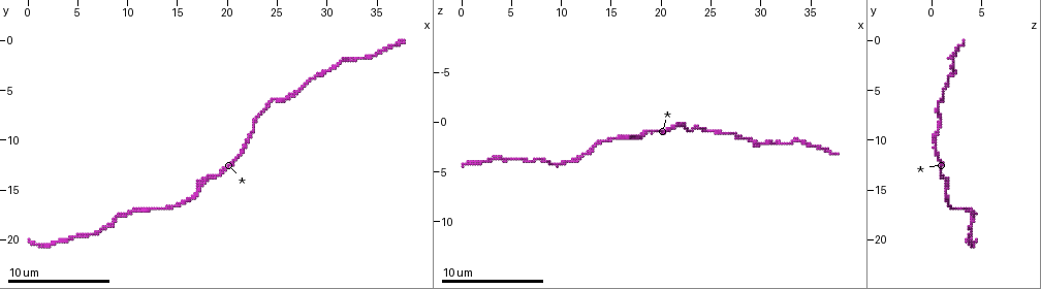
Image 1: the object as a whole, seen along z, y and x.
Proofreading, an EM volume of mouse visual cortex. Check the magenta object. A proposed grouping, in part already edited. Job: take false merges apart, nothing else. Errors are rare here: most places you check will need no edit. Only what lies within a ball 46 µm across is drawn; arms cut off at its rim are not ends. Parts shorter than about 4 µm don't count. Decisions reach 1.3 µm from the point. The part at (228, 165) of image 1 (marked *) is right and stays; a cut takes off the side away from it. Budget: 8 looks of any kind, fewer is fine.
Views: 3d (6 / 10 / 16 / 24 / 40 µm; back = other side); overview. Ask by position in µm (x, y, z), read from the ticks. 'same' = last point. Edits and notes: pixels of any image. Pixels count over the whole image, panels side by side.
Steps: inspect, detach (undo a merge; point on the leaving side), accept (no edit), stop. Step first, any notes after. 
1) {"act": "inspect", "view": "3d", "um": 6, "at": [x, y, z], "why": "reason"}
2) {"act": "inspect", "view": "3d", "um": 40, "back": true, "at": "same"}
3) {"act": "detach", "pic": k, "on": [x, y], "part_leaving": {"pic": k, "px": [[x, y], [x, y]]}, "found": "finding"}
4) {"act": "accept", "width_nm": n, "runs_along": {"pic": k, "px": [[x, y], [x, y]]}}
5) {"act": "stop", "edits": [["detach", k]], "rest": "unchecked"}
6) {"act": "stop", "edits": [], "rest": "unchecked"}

{"act": "inspect", "view": "3d", "um": 16, "at": [5.6, 19.6, 3.8], "why": "sudden change in width"}

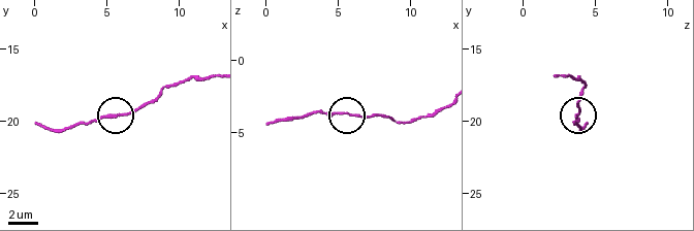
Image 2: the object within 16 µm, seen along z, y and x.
{"act": "accept", "found": "one cell here"}

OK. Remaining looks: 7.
{"act": "inspect", "view": "3d", "um": 6, "at": [30.6, 2.8, 2.2], "why": "sudden change in width"}

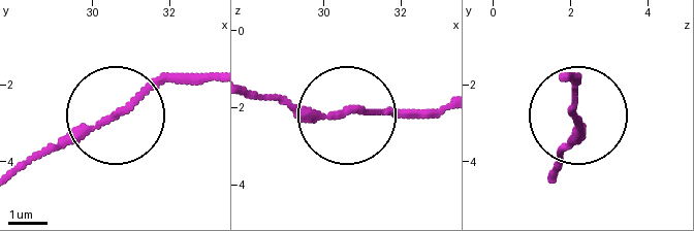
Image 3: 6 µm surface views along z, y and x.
{"act": "accept", "runs_along": {"pic": 3, "px": [[17, 174], [154, 90], [200, 79]]}, "found": "all the same cell"}

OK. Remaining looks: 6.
{"act": "inspect", "view": "3d", "um": 6, "at": [10.2, 17.4, 3.8]}

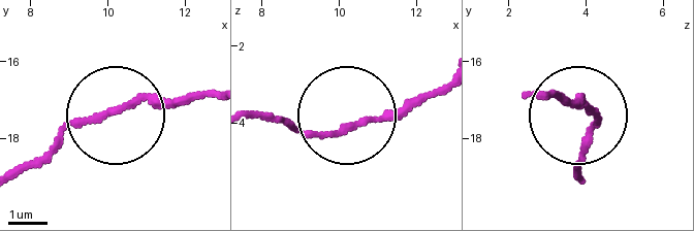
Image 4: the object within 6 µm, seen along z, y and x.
{"act": "inspect", "view": "3d", "um": 6, "back": true, "at": [10.40, 17.15, 4.00]}

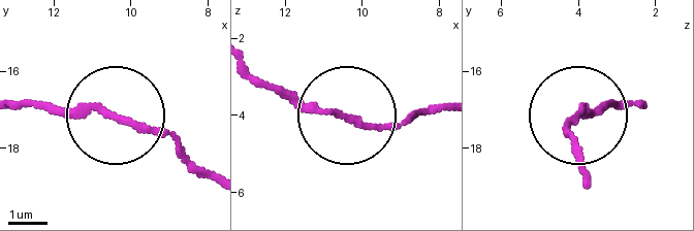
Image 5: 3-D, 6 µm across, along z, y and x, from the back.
{"act": "accept", "runs_along": {"pic": 5, "px": [[249, 64], [338, 113], [398, 124], [434, 113]]}, "found": "continuous, no second cell"}

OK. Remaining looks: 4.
{"act": "inspect", "view": "3d", "um": 10, "at": [17.0, 15.0, 1.2], "why": "sudden change in width"}

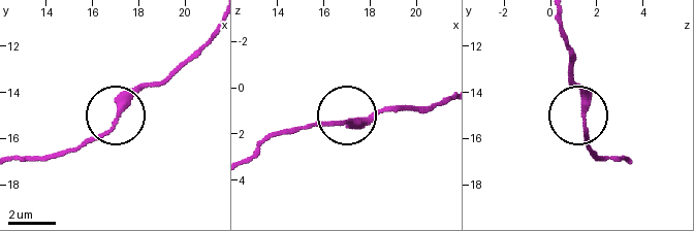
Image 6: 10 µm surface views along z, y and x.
{"act": "inspect", "view": "3d", "um": 6, "at": [17.1, 15.0, 1.5]}

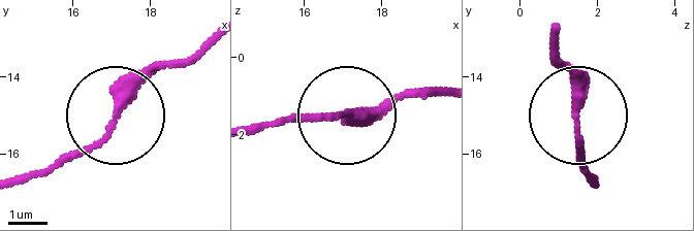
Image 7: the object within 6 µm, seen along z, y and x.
{"act": "accept", "runs_along": {"pic": 7, "px": [[442, 92], [413, 92], [373, 111], [267, 122]]}, "found": "one cell here"}

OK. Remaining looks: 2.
{"act": "stop", "edits": [], "rest": "unchecked"}

